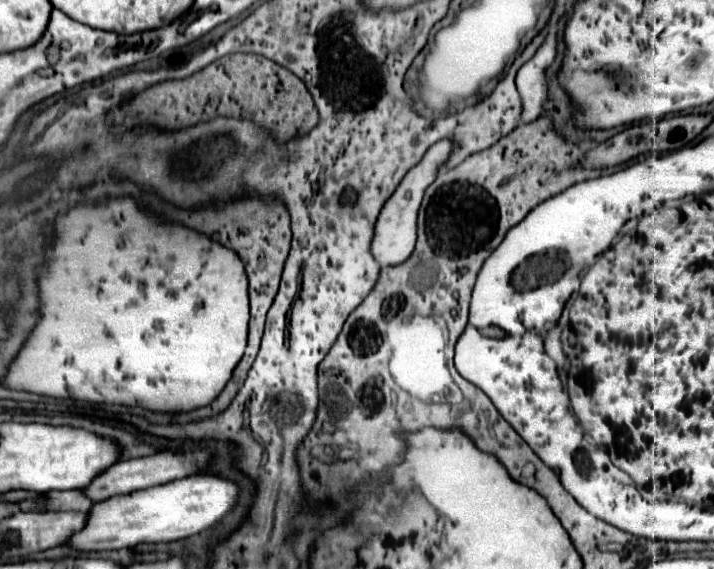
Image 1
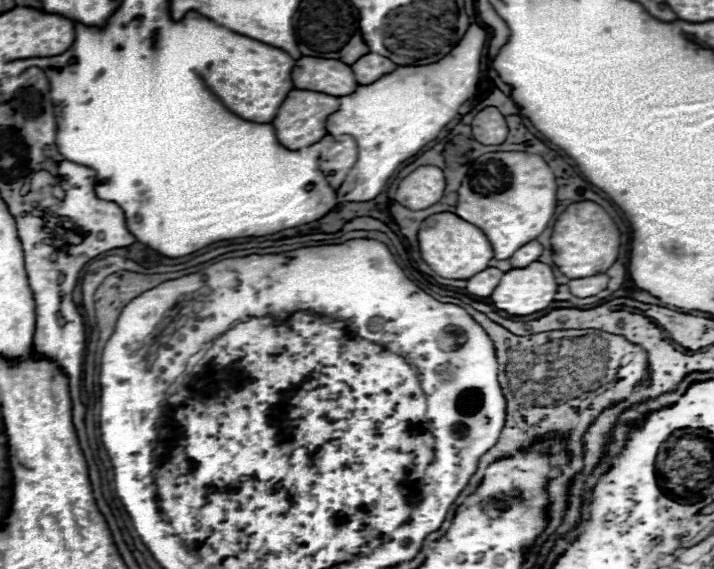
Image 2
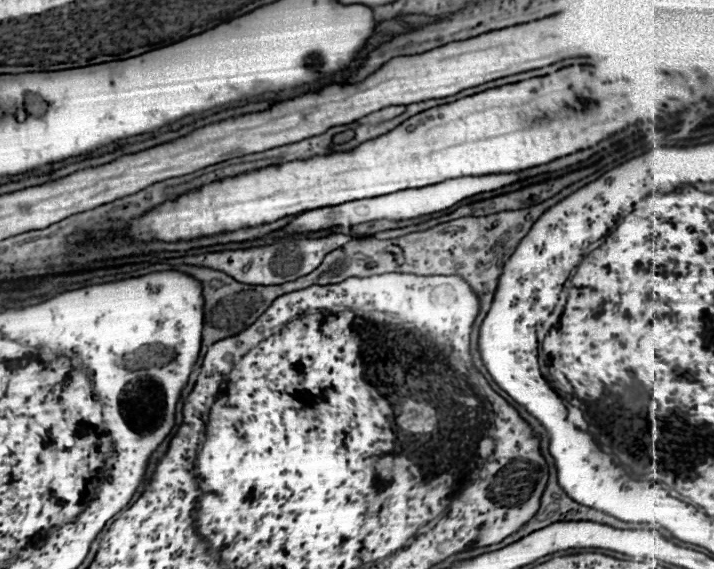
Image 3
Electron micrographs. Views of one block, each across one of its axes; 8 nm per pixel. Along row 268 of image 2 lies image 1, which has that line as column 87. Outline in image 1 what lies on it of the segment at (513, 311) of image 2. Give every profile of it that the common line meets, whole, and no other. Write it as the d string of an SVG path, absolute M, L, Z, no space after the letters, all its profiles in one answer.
M188 476L168 484L150 486L138 492L112 496L96 502L80 532L74 532L66 546L72 550L120 550L144 542L174 542L198 534L224 518L236 502L236 484L216 476Z

